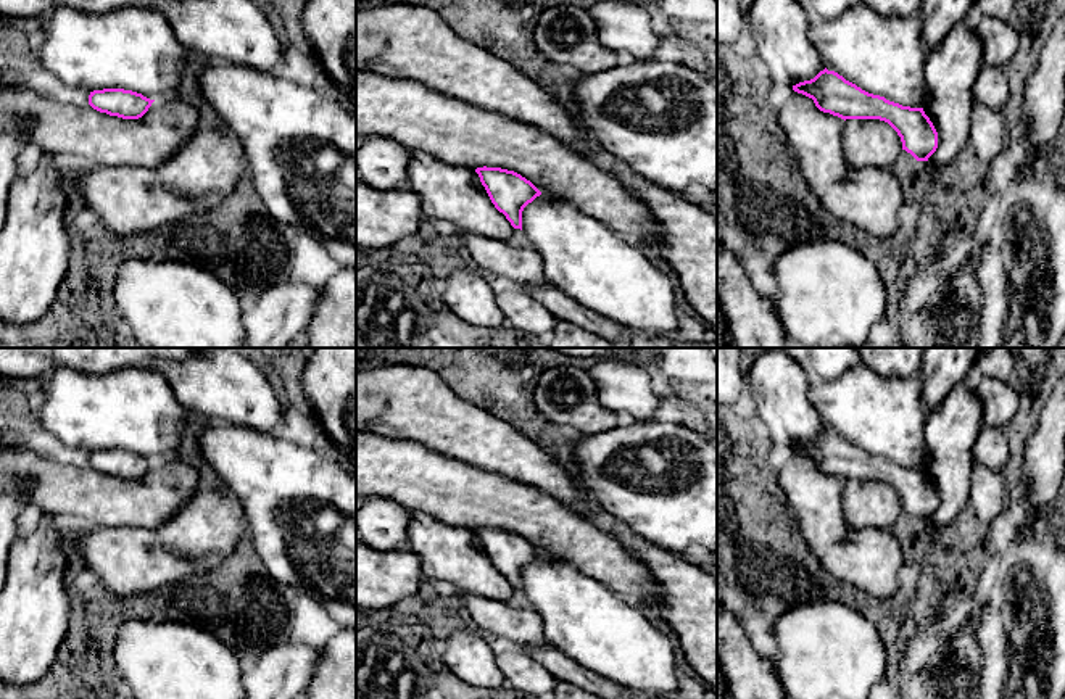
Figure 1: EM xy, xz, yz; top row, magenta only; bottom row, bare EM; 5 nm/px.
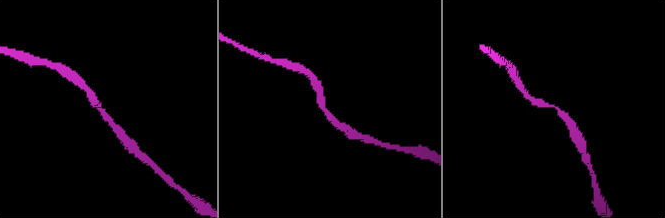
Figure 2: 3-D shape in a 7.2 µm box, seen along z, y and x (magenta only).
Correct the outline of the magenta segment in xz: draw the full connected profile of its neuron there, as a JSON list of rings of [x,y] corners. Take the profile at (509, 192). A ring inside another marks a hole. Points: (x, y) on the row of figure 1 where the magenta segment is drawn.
[[[483,166],[477,168],[475,172],[495,208],[506,216],[514,229],[522,230],[522,211],[541,192],[514,171]]]

